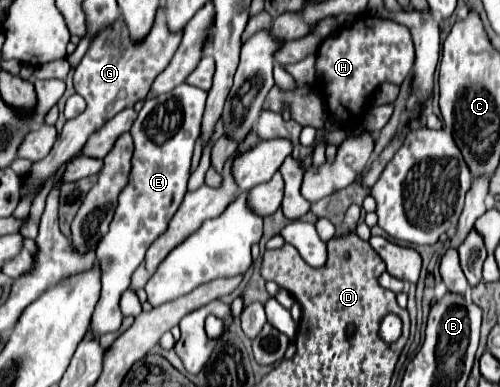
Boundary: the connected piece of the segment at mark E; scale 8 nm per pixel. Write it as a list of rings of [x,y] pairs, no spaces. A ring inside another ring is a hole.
[[[184,82],[168,94],[146,100],[130,130],[134,138],[130,182],[118,198],[118,208],[108,234],[96,248],[96,256],[102,266],[102,296],[92,316],[92,340],[98,340],[108,332],[118,332],[124,318],[120,312],[120,296],[124,290],[128,290],[130,276],[144,260],[148,246],[168,228],[170,218],[182,204],[190,176],[194,144],[200,136],[204,104],[206,92]]]

